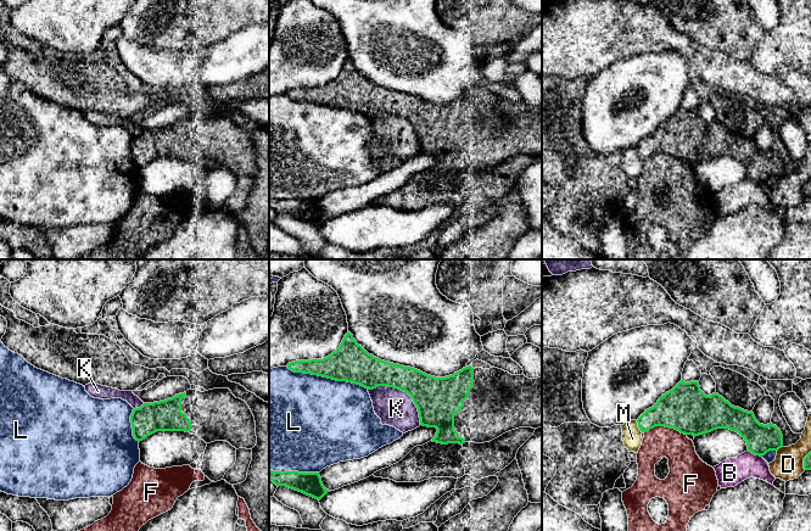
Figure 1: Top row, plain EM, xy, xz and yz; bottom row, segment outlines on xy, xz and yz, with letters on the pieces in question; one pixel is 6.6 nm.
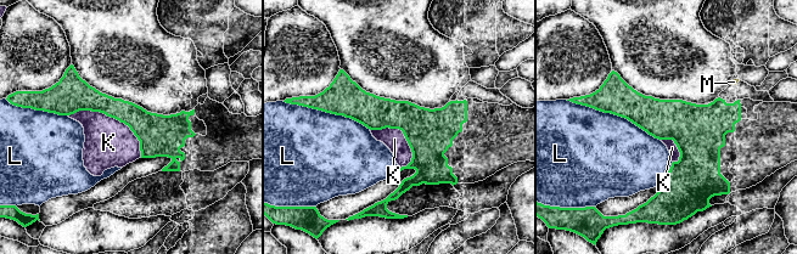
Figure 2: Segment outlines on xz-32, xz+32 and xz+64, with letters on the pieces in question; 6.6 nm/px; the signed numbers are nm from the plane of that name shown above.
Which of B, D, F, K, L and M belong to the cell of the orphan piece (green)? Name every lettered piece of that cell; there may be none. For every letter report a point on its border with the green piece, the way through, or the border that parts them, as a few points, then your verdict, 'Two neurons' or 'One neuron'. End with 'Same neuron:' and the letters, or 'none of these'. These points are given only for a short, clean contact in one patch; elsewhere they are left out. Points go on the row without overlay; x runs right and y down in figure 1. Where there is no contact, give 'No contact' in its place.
B: Touches green at yz (755, 182). Two neurons
D: Touches green at yz (779, 174). Two neurons
F: Touches green at yz (665, 154). Two neurons
K: Touches green at xz (403, 117). Two neurons
L: Touches green at xz (328, 105). Two neurons
M: Touches green at yz (638, 154). Boundary: yz (636, 147), (642, 160). Two neurons
Same neuron: none of these

